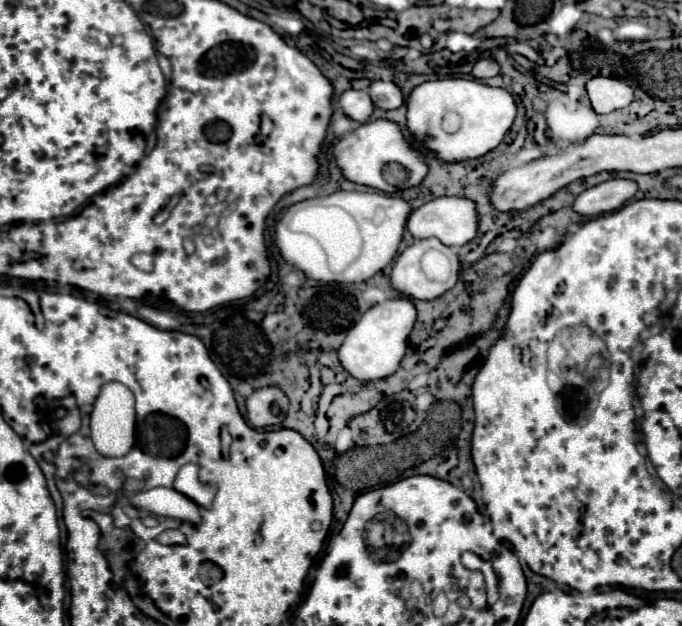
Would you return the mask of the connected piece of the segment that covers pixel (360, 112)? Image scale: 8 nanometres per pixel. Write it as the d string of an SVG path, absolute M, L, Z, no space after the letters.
M358 89L344 91L340 95L340 107L348 117L360 123L368 121L368 117L376 109L376 105L372 105L372 97L368 97L368 91L358 91Z

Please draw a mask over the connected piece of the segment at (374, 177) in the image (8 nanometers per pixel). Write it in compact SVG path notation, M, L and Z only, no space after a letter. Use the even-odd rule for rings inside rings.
M388 119L364 123L358 129L354 129L352 133L348 133L342 141L338 141L334 145L334 157L336 157L338 167L342 169L342 173L348 181L368 185L372 189L380 189L386 193L394 193L394 191L404 189L404 187L416 187L428 175L428 165L426 165L422 153L404 137L402 129L394 121L388 121ZM388 163L400 163L408 171L408 179L404 185L394 187L384 179L382 169Z

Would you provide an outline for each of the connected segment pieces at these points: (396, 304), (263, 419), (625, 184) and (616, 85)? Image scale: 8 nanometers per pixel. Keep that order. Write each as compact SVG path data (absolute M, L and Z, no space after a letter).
M406 297L388 299L386 303L378 303L370 307L362 319L348 331L346 341L338 349L338 359L342 367L356 379L370 381L370 379L382 379L396 371L398 363L404 357L406 341L416 323L416 307Z
M262 387L246 397L246 413L252 427L262 429L268 425L278 425L288 413L288 397L280 387Z
M610 179L592 189L586 189L574 201L574 211L588 217L620 209L638 191L638 183L632 179Z
M592 77L586 83L586 91L596 113L610 113L622 109L634 99L634 89L620 77Z

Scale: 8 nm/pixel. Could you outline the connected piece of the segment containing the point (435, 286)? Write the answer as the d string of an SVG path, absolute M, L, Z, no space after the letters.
M416 239L410 247L402 251L398 261L394 263L392 269L392 285L400 293L412 299L436 299L448 289L452 289L458 281L458 271L460 271L460 261L458 255L452 247L442 245L438 239Z

